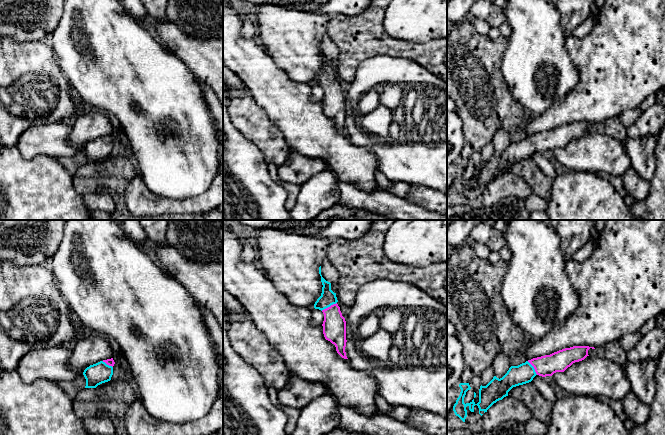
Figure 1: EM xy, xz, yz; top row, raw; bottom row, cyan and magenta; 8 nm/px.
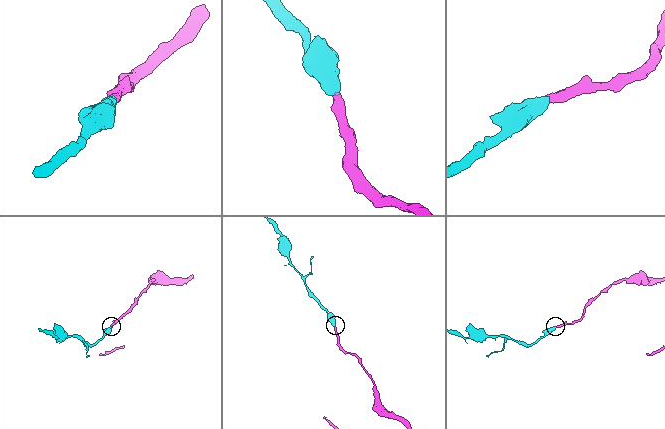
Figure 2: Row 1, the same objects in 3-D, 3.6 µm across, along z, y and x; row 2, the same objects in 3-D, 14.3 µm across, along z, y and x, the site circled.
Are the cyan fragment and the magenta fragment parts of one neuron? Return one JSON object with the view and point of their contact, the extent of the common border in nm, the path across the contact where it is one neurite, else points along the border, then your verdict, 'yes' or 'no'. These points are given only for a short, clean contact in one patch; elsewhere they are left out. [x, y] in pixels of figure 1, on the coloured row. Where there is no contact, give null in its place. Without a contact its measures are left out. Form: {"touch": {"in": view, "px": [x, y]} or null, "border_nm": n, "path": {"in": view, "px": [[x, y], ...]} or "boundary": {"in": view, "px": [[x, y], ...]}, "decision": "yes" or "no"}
{"touch": {"in": "xz", "px": [328, 306]}, "border_nm": 140, "path": {"in": "xz", "px": [[328, 297], [328, 306], [332, 313], [334, 325]]}, "decision": "yes"}

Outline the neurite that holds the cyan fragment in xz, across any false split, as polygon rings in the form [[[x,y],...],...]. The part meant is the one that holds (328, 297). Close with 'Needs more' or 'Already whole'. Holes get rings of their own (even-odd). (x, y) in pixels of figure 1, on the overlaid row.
[[[321,266],[319,274],[322,282],[322,293],[314,304],[315,309],[319,309],[324,314],[323,334],[326,340],[335,345],[337,353],[344,359],[348,359],[345,352],[346,347],[346,321],[342,316],[338,306],[336,293],[331,290],[331,283],[326,281],[321,275]]]. Needs more

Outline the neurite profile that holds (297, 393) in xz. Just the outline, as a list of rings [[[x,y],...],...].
[[[291,374],[286,385],[278,391],[278,399],[286,407],[301,409],[326,393],[327,388],[323,384]]]

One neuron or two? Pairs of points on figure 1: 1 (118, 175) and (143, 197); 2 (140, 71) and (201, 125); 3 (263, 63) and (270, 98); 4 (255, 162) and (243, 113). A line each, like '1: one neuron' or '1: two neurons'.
1: two neurons
2: one neuron
3: one neuron
4: two neurons

